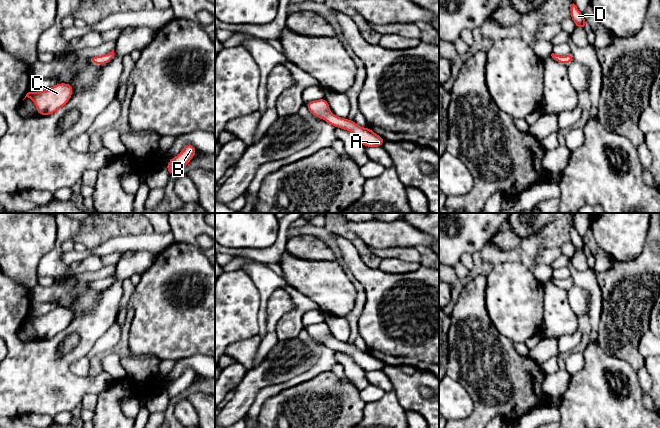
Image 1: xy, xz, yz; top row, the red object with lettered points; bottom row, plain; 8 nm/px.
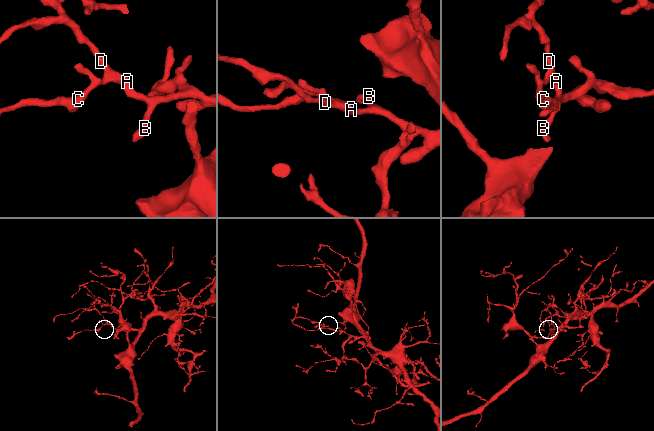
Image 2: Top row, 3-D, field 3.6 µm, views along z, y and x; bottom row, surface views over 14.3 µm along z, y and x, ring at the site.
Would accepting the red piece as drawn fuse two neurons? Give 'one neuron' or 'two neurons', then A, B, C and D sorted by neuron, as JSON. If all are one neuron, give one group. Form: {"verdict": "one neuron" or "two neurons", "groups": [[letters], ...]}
{"verdict": "one neuron", "groups": [["A", "B", "C", "D"]]}

